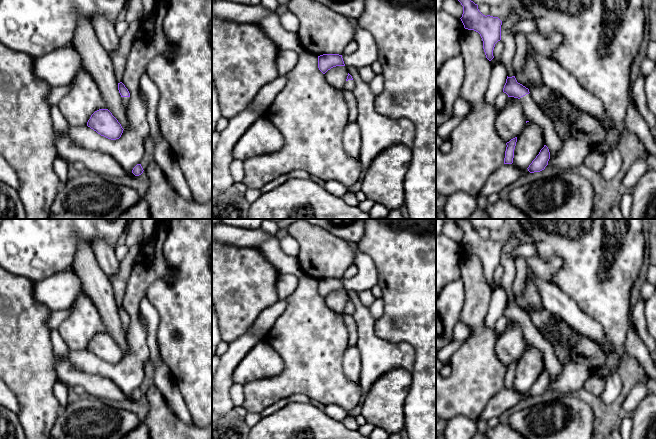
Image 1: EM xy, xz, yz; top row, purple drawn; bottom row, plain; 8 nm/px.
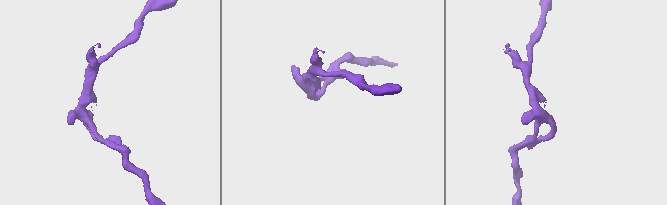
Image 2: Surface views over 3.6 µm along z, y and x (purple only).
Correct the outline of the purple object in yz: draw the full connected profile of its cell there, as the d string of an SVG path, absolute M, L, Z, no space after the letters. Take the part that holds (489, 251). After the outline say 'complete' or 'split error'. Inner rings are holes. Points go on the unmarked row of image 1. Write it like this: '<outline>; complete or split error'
M454 219L463 230L463 238L460 242L464 252L478 256L483 265L483 273L486 282L491 285L495 268L501 264L502 245L498 241L483 239L478 229L468 219Z; complete

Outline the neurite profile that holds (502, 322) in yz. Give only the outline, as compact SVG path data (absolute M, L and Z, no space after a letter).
M503 315L497 319L493 329L497 337L505 330L505 328L508 325L508 322L509 322L508 319Z

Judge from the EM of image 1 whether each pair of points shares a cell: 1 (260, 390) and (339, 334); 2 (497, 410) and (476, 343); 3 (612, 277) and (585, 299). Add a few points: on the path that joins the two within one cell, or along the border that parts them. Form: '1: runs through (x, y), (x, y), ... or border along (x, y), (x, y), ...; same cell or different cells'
1: runs through (281, 386), (296, 378), (320, 352); same cell
2: border along (503, 386), (487, 403), (479, 416); different cells
3: runs through (605, 279), (592, 292); same cell

